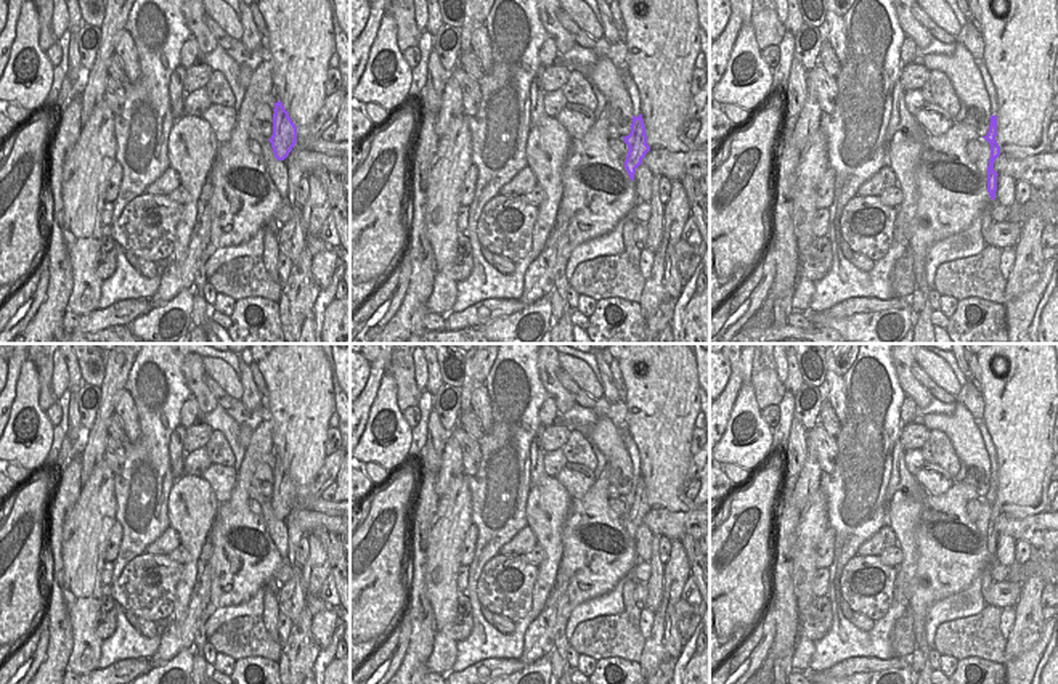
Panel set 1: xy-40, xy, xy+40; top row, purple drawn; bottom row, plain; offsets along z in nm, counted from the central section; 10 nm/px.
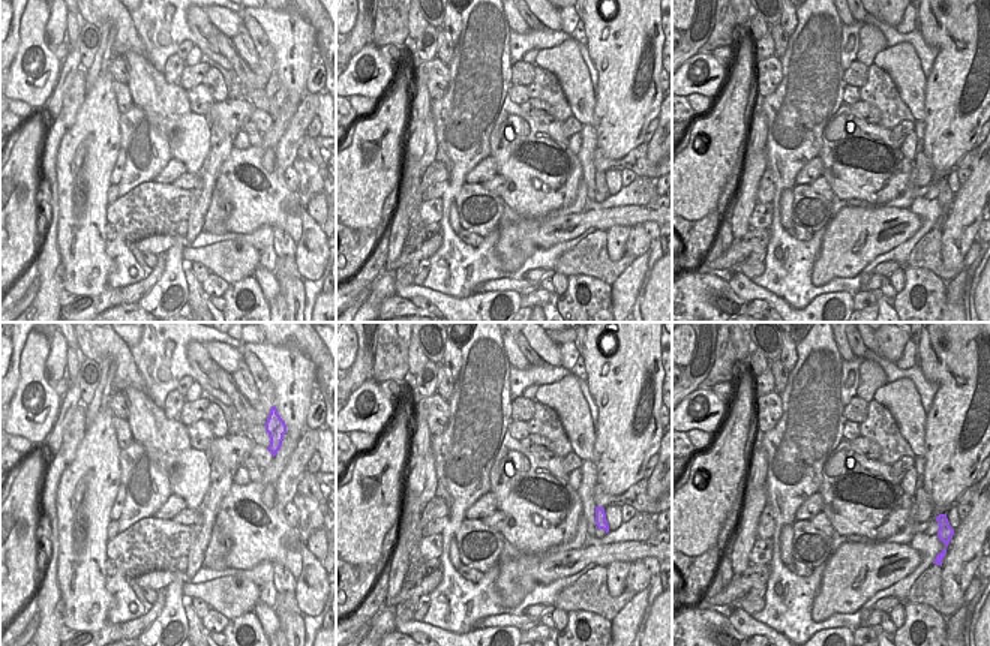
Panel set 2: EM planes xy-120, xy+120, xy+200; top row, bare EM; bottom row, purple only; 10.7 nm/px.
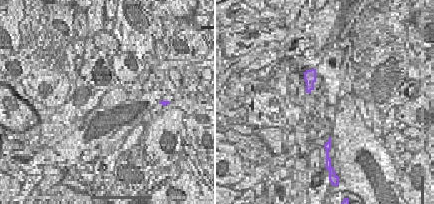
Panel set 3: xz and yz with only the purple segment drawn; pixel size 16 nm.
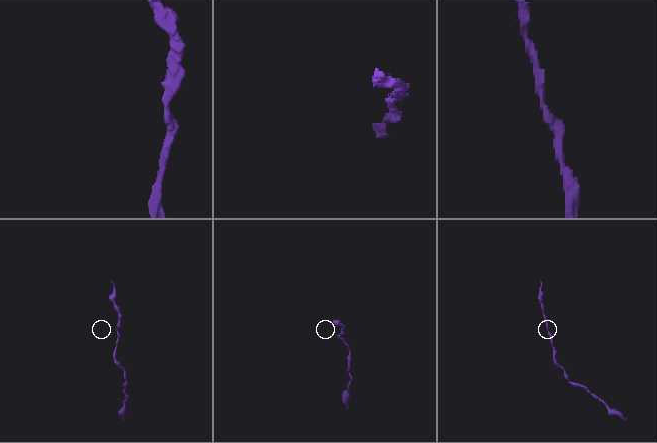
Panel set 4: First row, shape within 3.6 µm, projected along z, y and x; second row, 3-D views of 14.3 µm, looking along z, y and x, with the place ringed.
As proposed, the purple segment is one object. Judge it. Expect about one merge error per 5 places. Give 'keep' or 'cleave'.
keep

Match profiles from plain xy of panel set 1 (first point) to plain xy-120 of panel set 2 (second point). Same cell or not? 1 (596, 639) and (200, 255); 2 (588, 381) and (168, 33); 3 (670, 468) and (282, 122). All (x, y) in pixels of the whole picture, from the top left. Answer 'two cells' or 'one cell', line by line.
1: one cell
2: two cells
3: two cells

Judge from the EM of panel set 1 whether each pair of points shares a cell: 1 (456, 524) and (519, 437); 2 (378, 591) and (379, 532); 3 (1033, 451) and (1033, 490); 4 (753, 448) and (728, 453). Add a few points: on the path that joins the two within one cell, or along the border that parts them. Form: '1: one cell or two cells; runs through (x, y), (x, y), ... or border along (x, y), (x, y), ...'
1: two cells; border along (466, 476), (472, 522)
2: one cell; runs through (378, 577), (379, 546)
3: one cell; runs through (1033, 461), (1033, 480)
4: one cell; runs through (747, 448), (734, 448)

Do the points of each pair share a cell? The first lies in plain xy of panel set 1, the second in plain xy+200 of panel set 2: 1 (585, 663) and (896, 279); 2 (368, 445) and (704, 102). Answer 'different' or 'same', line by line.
1: same
2: different

